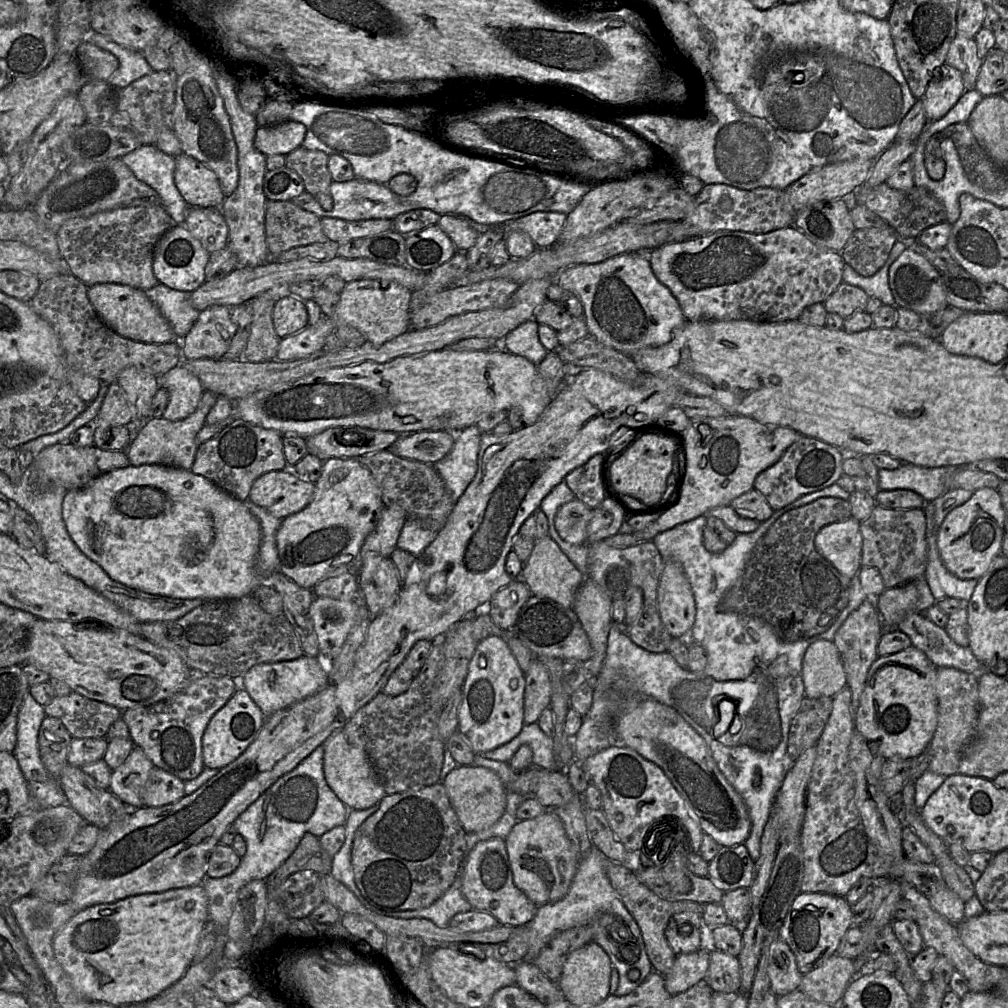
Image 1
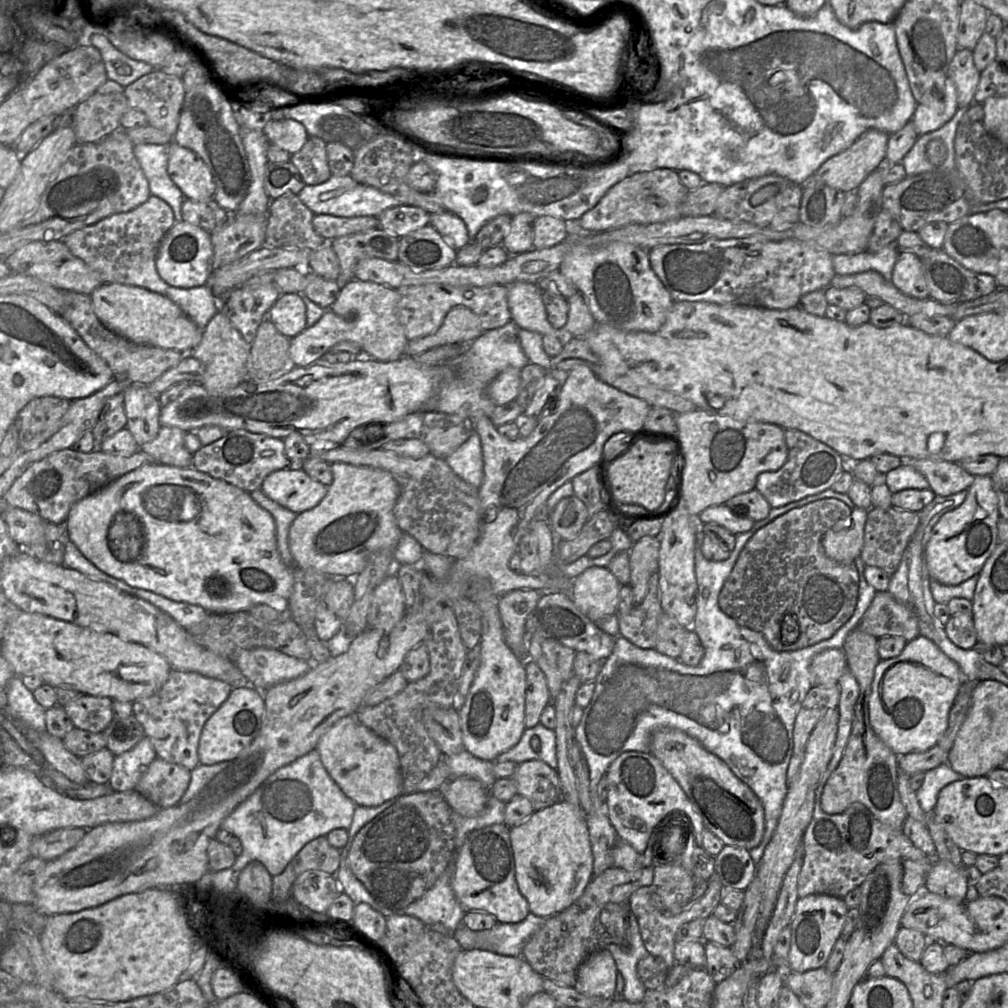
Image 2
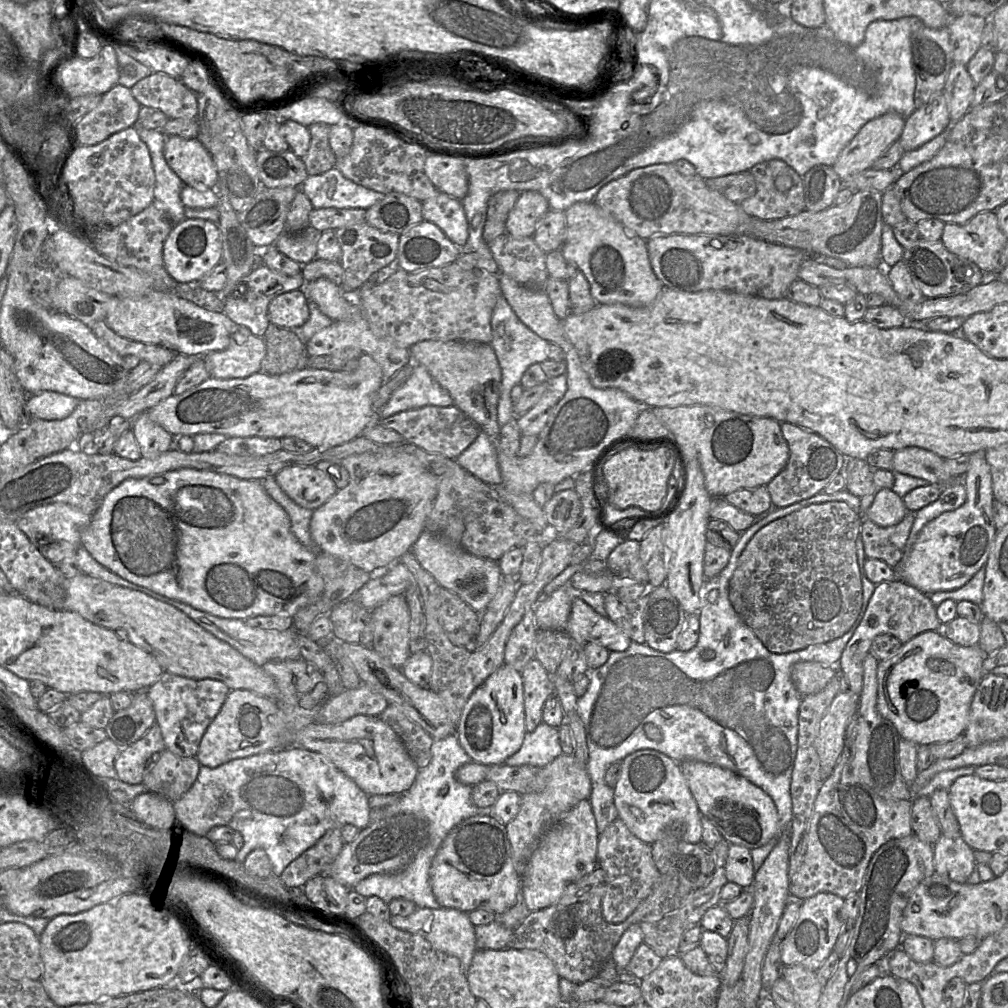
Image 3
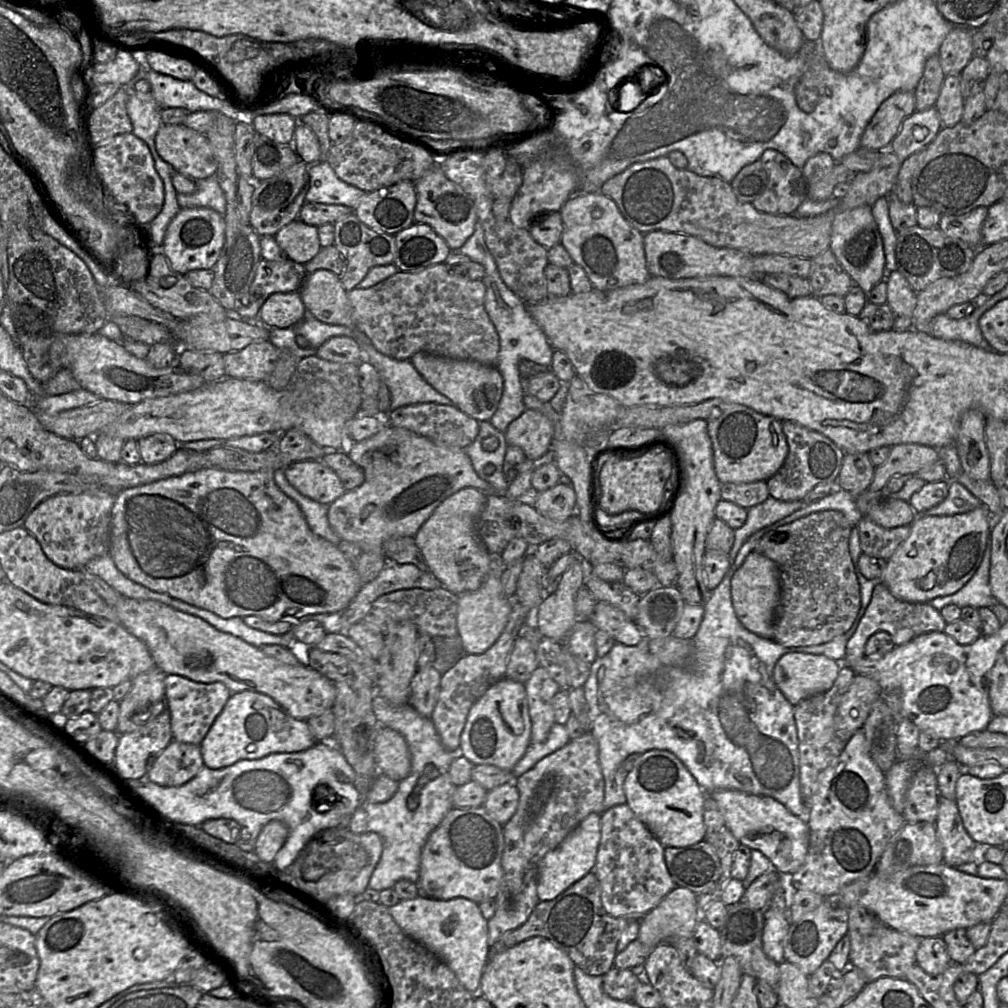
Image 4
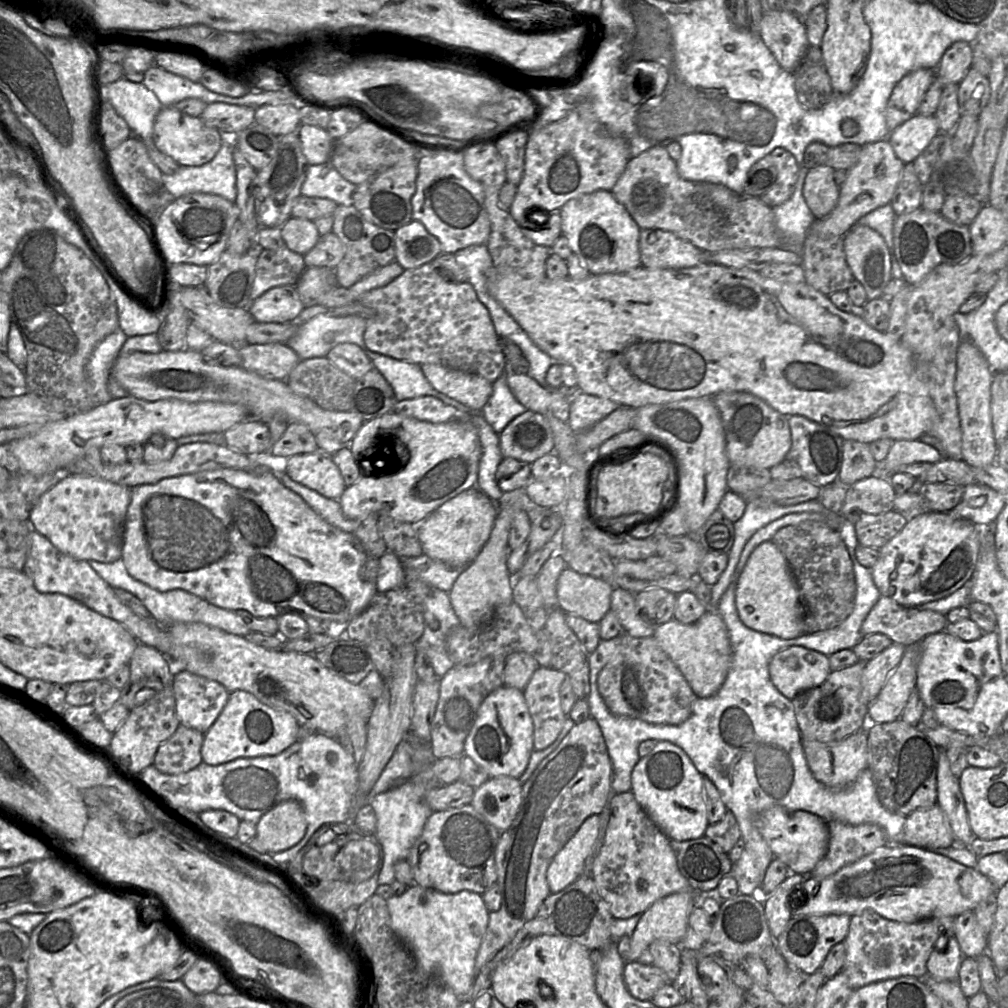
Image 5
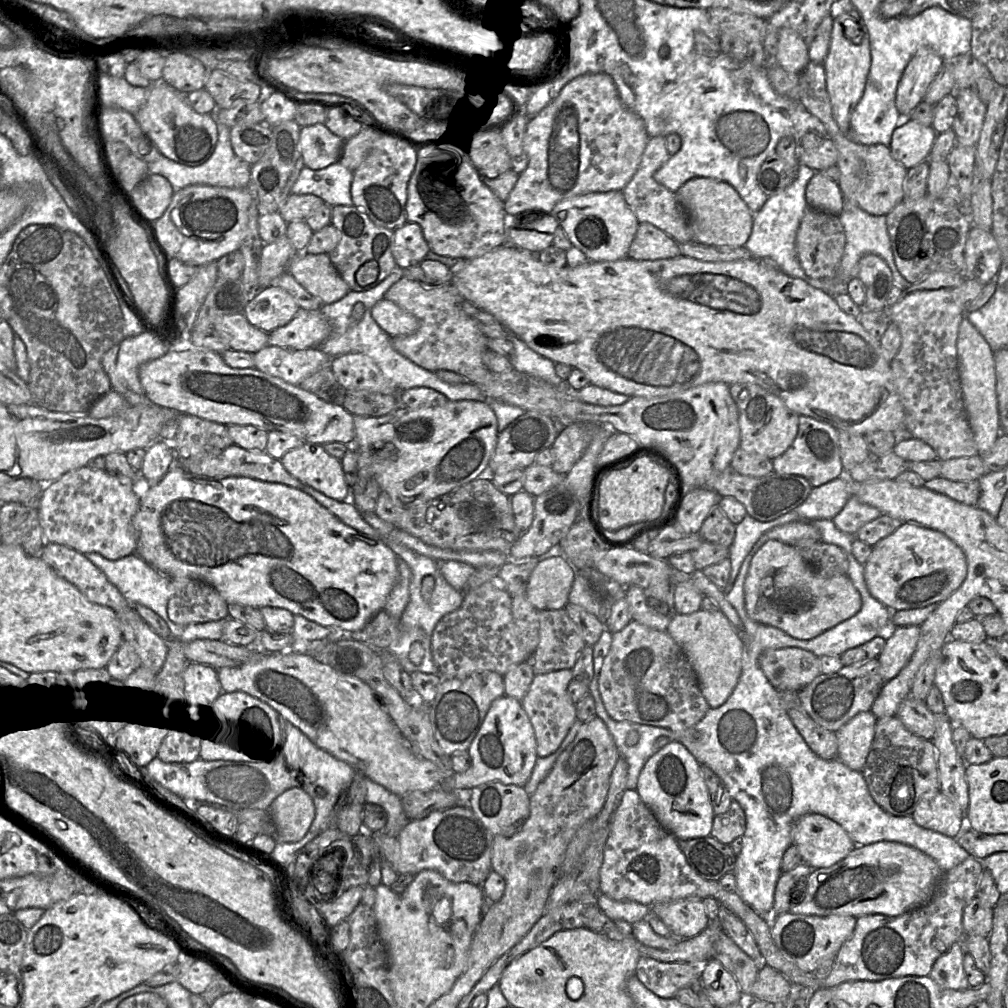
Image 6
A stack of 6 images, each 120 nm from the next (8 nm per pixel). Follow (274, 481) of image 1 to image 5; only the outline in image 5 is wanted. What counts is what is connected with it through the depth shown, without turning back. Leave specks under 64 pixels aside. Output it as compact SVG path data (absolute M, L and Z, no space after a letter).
M320 450L290 457L283 462L283 472L293 481L326 498L339 501L347 488L331 456Z

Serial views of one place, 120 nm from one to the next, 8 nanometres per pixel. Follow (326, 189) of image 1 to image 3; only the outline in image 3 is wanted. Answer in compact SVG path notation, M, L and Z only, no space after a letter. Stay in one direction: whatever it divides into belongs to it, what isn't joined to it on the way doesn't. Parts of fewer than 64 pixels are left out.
M316 122L308 126L310 147L301 157L308 175L320 175L336 166L336 156L330 146L330 125Z

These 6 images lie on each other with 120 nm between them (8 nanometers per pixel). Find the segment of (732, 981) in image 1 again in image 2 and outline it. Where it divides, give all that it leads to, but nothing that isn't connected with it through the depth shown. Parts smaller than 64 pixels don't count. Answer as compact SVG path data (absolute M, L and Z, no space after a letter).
M705 942L706 964L704 969L716 984L729 977L739 965L732 948L715 942Z

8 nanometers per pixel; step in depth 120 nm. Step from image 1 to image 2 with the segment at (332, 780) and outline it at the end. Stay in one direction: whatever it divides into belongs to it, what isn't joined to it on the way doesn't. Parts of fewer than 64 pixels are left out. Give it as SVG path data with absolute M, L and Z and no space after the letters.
M355 715L338 720L317 743L324 768L356 806L375 807L403 794L396 748L358 721Z

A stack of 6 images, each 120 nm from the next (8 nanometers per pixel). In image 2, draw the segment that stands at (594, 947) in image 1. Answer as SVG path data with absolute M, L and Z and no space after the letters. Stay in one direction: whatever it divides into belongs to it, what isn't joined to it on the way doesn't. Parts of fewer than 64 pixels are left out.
M606 949L591 954L578 968L574 988L589 997L602 999L618 998L616 996L616 963Z

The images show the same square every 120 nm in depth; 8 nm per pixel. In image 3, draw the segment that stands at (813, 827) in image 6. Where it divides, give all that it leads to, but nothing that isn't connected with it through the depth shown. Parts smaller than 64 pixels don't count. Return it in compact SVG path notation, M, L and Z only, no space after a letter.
M698 761L679 764L701 815L710 820L728 843L752 850L778 839L782 831L776 805L760 787L716 765Z

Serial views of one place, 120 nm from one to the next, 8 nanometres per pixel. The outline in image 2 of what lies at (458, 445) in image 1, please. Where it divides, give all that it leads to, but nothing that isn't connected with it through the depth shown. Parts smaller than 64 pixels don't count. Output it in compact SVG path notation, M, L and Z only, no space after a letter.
M475 431L445 461L460 478L479 488L484 476L483 456L480 437Z

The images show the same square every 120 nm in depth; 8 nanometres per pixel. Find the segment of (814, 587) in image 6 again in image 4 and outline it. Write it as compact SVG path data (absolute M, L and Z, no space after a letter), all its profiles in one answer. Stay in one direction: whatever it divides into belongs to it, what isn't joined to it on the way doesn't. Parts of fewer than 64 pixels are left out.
M750 552L731 580L731 598L737 619L748 631L773 640L774 618L780 599L780 578L777 565L771 559Z

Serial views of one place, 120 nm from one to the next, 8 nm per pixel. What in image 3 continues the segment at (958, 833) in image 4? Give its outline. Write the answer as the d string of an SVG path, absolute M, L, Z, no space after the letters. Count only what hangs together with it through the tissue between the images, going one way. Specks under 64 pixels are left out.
M941 835L936 844L933 845L935 873L957 883L967 883L968 877L976 867L974 850L959 836L949 838Z

